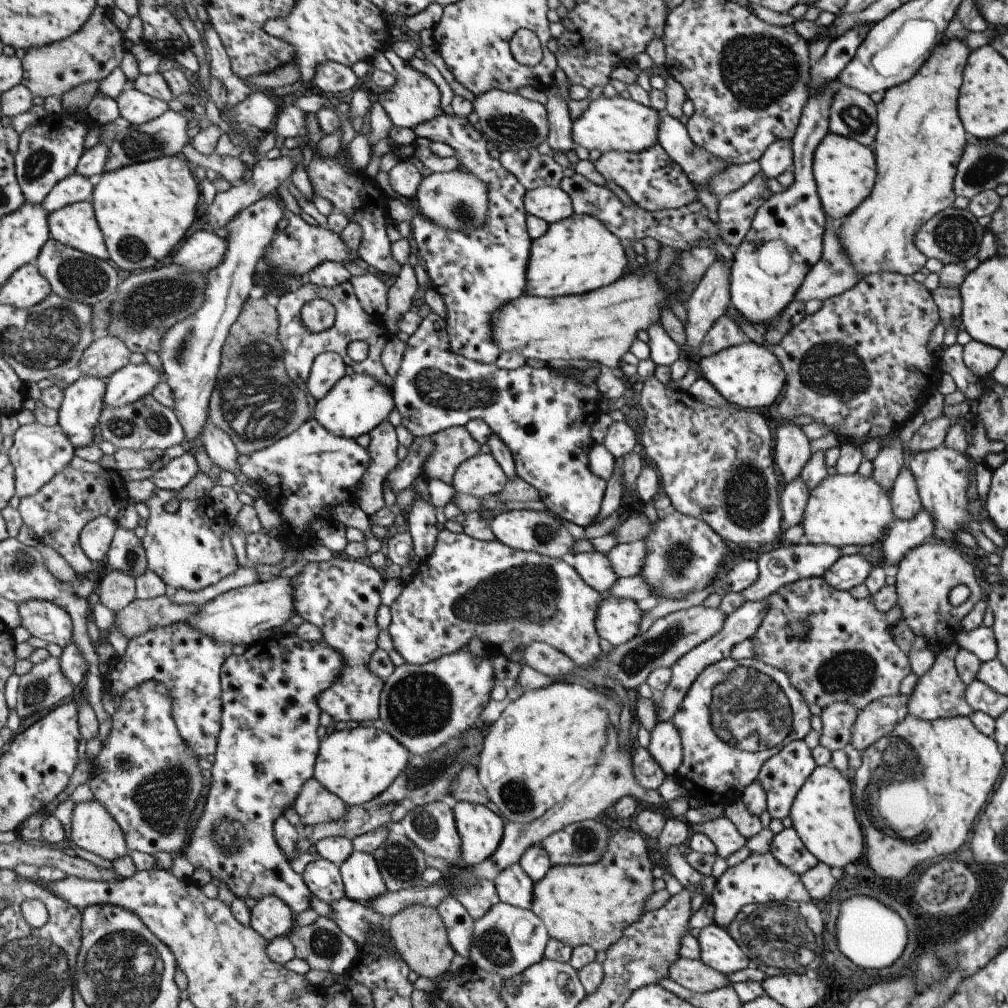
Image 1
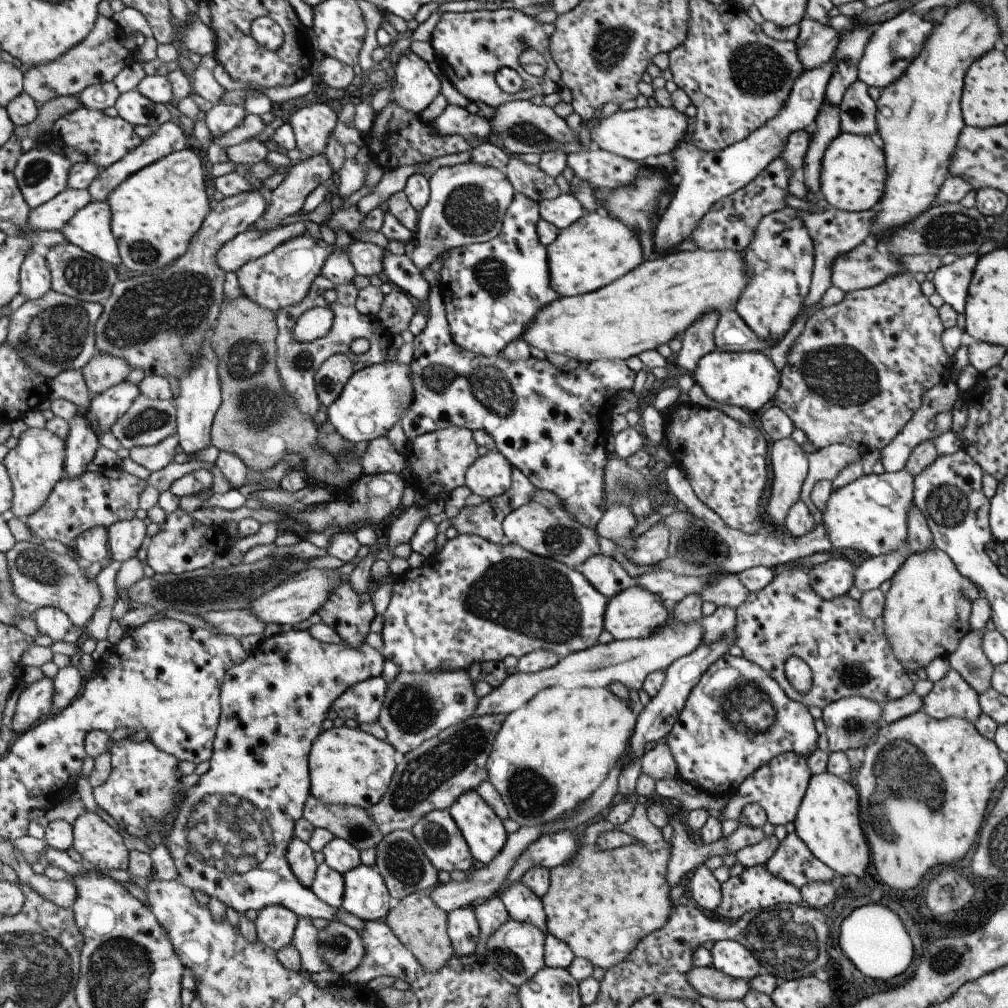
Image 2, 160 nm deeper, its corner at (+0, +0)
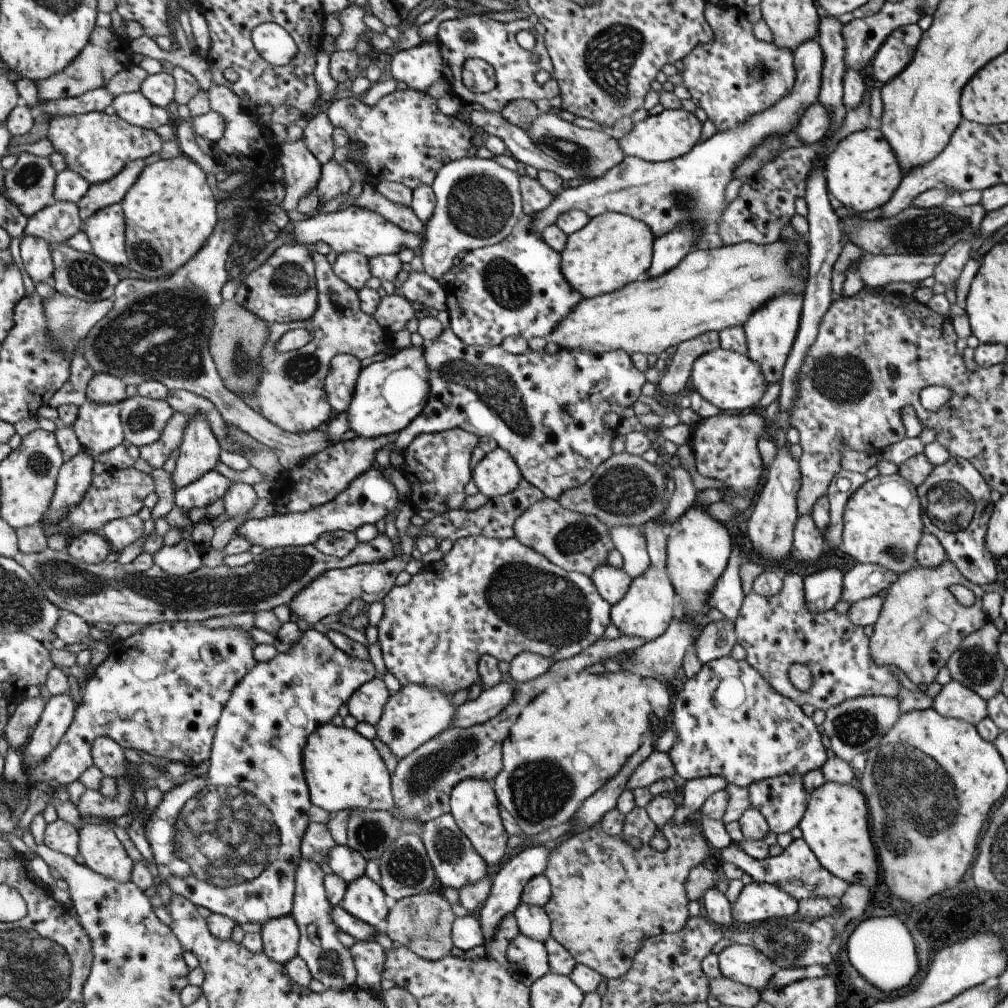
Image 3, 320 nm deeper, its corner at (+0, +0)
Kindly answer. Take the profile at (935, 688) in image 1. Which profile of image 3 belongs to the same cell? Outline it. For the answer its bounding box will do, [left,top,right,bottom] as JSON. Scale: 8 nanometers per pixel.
[931,679,988,726]

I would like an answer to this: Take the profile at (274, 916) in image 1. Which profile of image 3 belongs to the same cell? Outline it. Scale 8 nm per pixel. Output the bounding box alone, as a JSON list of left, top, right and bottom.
[261,914,300,965]

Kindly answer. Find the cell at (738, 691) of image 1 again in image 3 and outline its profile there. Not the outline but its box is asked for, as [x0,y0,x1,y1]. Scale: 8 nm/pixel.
[667,656,828,787]

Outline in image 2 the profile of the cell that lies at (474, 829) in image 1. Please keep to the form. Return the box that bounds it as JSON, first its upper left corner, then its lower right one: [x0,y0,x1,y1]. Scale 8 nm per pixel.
[450,790,510,865]

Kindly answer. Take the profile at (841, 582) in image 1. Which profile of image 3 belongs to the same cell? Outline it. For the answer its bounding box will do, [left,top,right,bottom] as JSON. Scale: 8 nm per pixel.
[803,568,842,612]

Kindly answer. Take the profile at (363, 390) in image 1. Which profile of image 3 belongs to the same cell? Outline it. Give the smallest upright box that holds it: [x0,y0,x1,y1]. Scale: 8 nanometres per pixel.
[348,345,431,439]

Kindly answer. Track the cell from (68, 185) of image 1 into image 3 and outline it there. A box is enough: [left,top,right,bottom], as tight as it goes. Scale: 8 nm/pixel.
[26,201,83,244]

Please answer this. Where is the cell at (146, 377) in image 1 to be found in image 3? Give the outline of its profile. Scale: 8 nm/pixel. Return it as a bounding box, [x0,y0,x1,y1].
[72,400,126,458]

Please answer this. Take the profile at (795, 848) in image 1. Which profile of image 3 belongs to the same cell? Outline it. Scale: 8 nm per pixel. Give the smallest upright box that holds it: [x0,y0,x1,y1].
[719,838,848,902]

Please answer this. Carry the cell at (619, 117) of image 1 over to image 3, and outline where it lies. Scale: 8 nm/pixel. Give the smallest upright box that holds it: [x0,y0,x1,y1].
[616,108,701,161]

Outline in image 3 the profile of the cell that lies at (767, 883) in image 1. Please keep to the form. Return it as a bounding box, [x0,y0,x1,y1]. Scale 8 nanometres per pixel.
[731,883,798,925]

